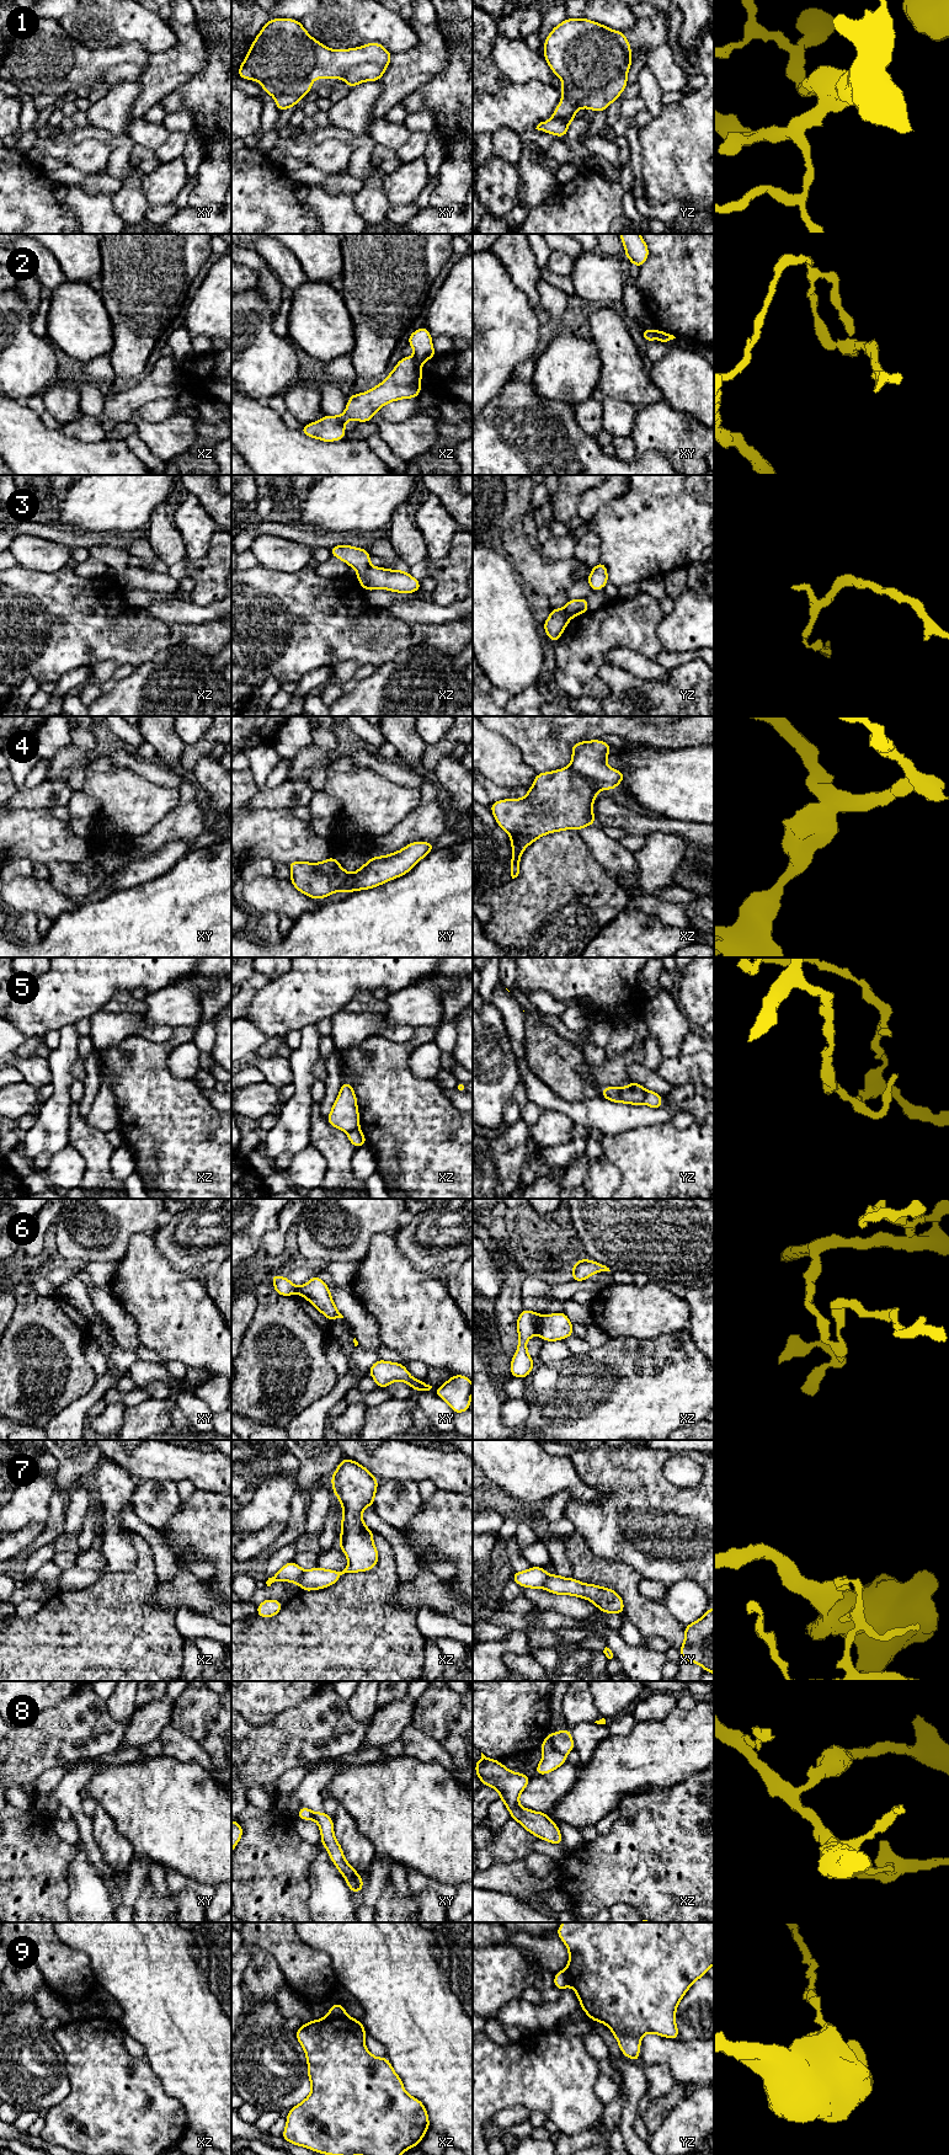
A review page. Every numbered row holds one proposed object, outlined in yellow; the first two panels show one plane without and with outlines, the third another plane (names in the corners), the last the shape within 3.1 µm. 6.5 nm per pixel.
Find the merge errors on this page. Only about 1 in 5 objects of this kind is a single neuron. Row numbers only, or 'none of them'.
2, 3, 4, 5, 6, 7, 8, 9

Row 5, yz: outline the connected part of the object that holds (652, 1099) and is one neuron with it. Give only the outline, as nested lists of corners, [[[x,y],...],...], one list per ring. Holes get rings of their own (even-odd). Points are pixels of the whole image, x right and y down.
[[[646,1090],[645,1104],[652,1109],[660,1109],[662,1108],[662,1095],[652,1090]]]

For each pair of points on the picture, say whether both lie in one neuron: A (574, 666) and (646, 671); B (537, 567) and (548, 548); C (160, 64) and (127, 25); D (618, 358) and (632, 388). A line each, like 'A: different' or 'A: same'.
A: different
B: different
C: different
D: same

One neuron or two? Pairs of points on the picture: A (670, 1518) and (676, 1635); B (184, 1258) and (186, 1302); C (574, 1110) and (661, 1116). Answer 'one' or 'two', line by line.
A: two
B: two
C: one

